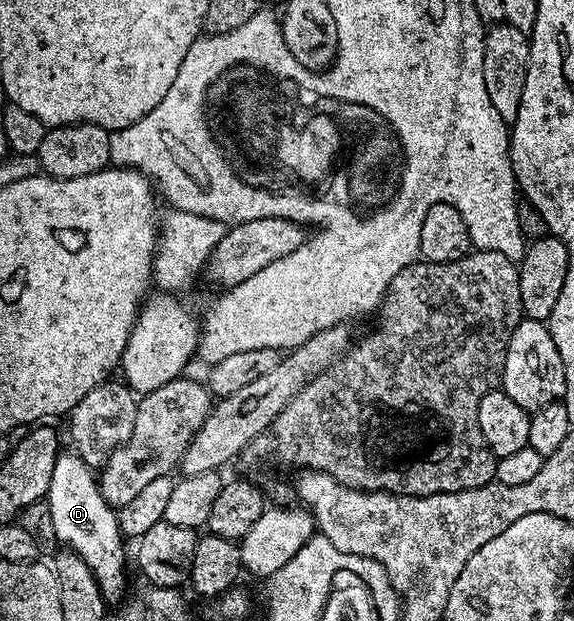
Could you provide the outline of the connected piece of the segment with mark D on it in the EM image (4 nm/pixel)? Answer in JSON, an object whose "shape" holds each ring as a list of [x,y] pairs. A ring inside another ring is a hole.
{"shape":[[[75,452],[61,453],[54,464],[54,476],[50,476],[46,500],[54,519],[57,543],[73,550],[90,564],[90,572],[94,572],[94,580],[98,580],[105,603],[119,603],[125,597],[124,585],[128,582],[128,574],[124,571],[126,539],[120,533],[117,511],[100,495],[100,484],[93,467],[84,463]]]}

